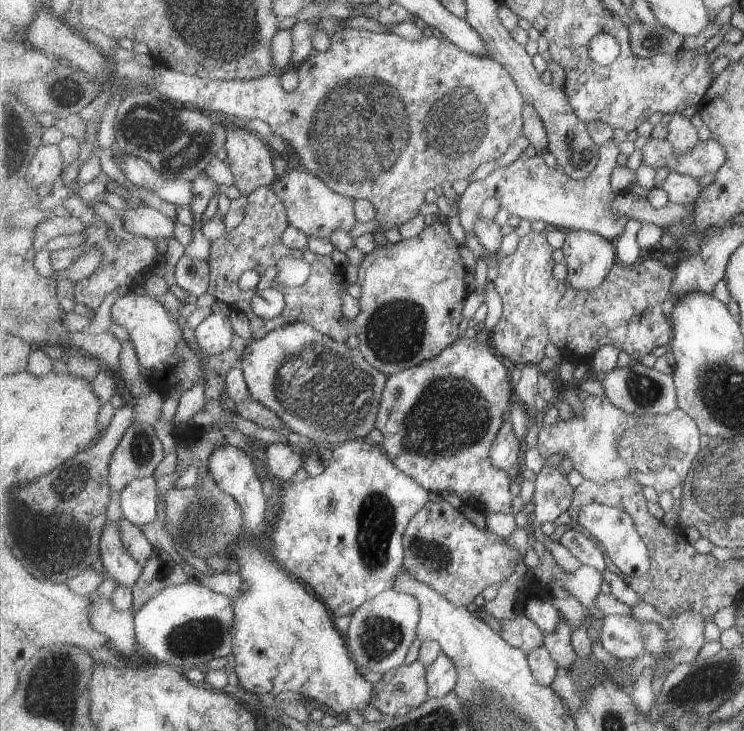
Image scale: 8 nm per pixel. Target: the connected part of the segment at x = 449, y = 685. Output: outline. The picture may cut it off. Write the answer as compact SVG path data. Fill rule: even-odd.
M442 654L428 669L429 698L441 698L455 690L458 683L456 664Z

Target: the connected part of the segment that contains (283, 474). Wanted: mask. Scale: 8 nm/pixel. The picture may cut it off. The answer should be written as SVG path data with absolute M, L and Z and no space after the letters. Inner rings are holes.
M286 441L271 443L266 448L267 472L280 484L289 484L289 478L304 468L305 449L289 445Z

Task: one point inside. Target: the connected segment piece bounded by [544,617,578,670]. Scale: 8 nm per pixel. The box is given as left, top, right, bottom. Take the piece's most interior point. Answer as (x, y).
(559, 642)

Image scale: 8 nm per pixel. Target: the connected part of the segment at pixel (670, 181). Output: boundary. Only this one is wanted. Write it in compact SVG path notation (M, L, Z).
M669 172L661 188L665 190L668 201L693 206L695 206L704 189L694 176L680 175L676 172Z

